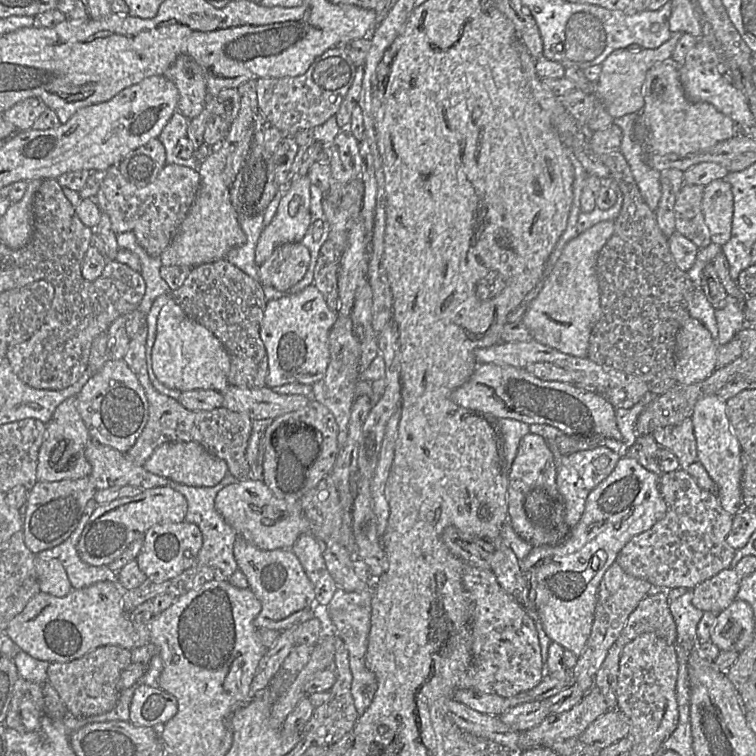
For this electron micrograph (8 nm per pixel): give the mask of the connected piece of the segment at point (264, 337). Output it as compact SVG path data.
M314 284L297 294L269 301L260 326L260 337L268 357L266 387L291 383L313 385L320 381L330 362L329 335L337 320L337 311L329 308Z

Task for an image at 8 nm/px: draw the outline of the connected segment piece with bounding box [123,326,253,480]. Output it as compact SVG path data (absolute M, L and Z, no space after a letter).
M148 326L141 327L131 338L123 361L137 375L149 403L149 419L141 435L127 452L140 465L149 459L162 444L176 441L194 441L205 447L211 454L223 459L228 465L228 475L238 480L251 478L251 467L247 459L247 446L251 435L252 419L247 415L229 410L223 406L213 410L190 411L178 400L161 394L153 386L149 377L146 356Z

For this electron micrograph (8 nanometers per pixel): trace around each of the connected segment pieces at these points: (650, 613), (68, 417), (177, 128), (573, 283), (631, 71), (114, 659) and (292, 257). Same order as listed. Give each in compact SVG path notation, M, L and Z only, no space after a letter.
M653 588L653 591L643 598L636 609L630 614L627 623L622 630L619 638L615 642L615 645L621 647L620 656L622 650L626 644L634 640L636 637L644 633L653 633L656 636L664 639L670 644L676 644L677 629L674 618L669 608L669 599L665 593L666 590L657 590Z
M68 398L62 402L45 426L45 437L38 455L38 481L52 482L88 477L92 467L85 456L85 449L92 438L76 409L75 398Z
M176 111L161 131L158 139L164 145L167 164L180 165L197 170L199 163L196 157L181 159L173 153L179 139L187 136L189 120L184 114Z
M614 221L600 222L566 244L542 290L521 319L533 339L572 356L587 357L592 329L601 317L597 259L613 231Z
M683 32L672 33L668 41L654 49L639 47L635 50L615 50L600 64L601 72L593 84L593 93L613 118L641 112L644 106L642 88L648 70L656 63L671 59L676 43L683 34Z
M114 645L101 646L79 659L69 662L52 662L47 669L47 682L56 690L67 713L85 718L110 711L116 705L122 670L131 663L131 651Z
M301 242L282 244L259 265L257 279L263 286L285 291L304 277L310 260L310 251Z

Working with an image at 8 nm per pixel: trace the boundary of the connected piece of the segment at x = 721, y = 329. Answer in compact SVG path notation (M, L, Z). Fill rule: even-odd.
M727 296L722 308L716 309L715 312L718 335L716 342L723 345L731 341L745 324L744 301Z

